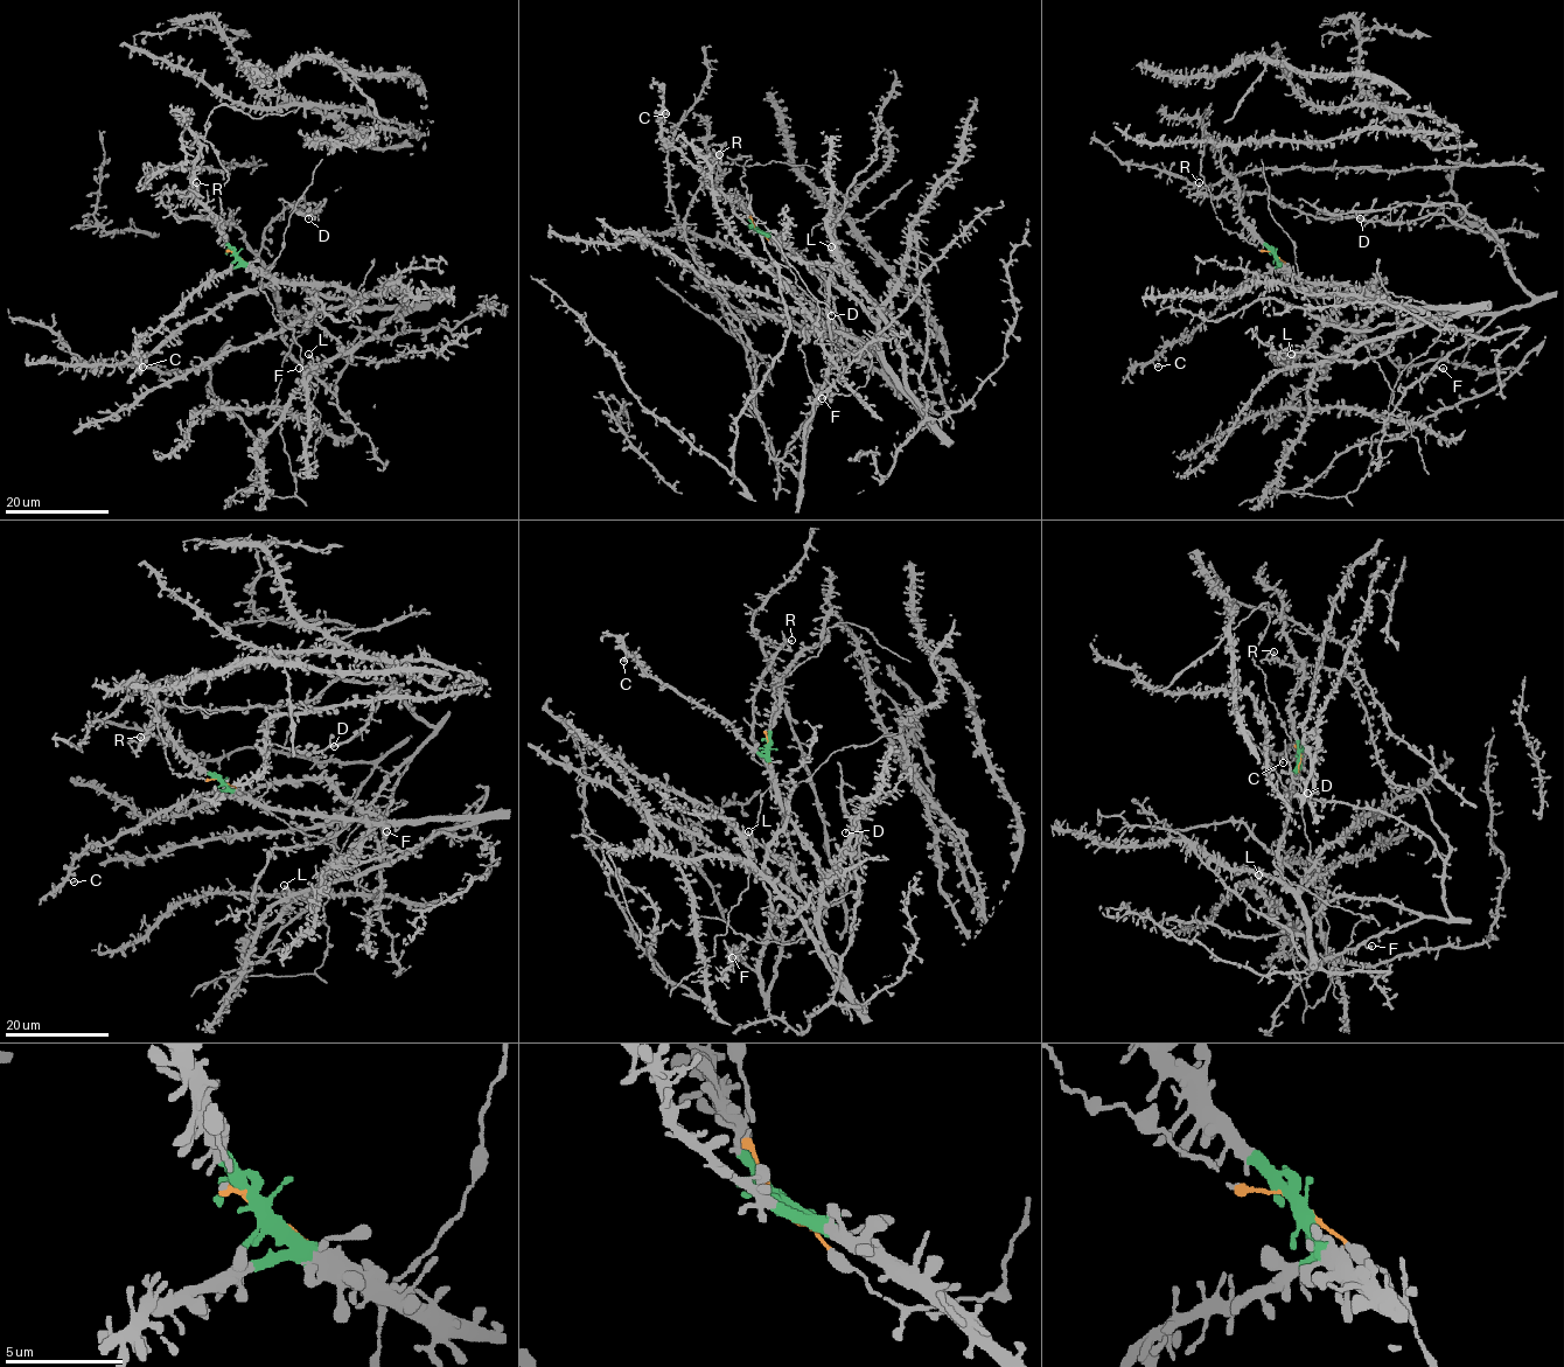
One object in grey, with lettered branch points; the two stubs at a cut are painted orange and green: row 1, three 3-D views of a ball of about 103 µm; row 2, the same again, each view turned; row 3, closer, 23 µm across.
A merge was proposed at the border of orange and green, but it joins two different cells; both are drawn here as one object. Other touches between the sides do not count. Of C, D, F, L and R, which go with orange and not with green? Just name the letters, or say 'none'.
D, F, R

